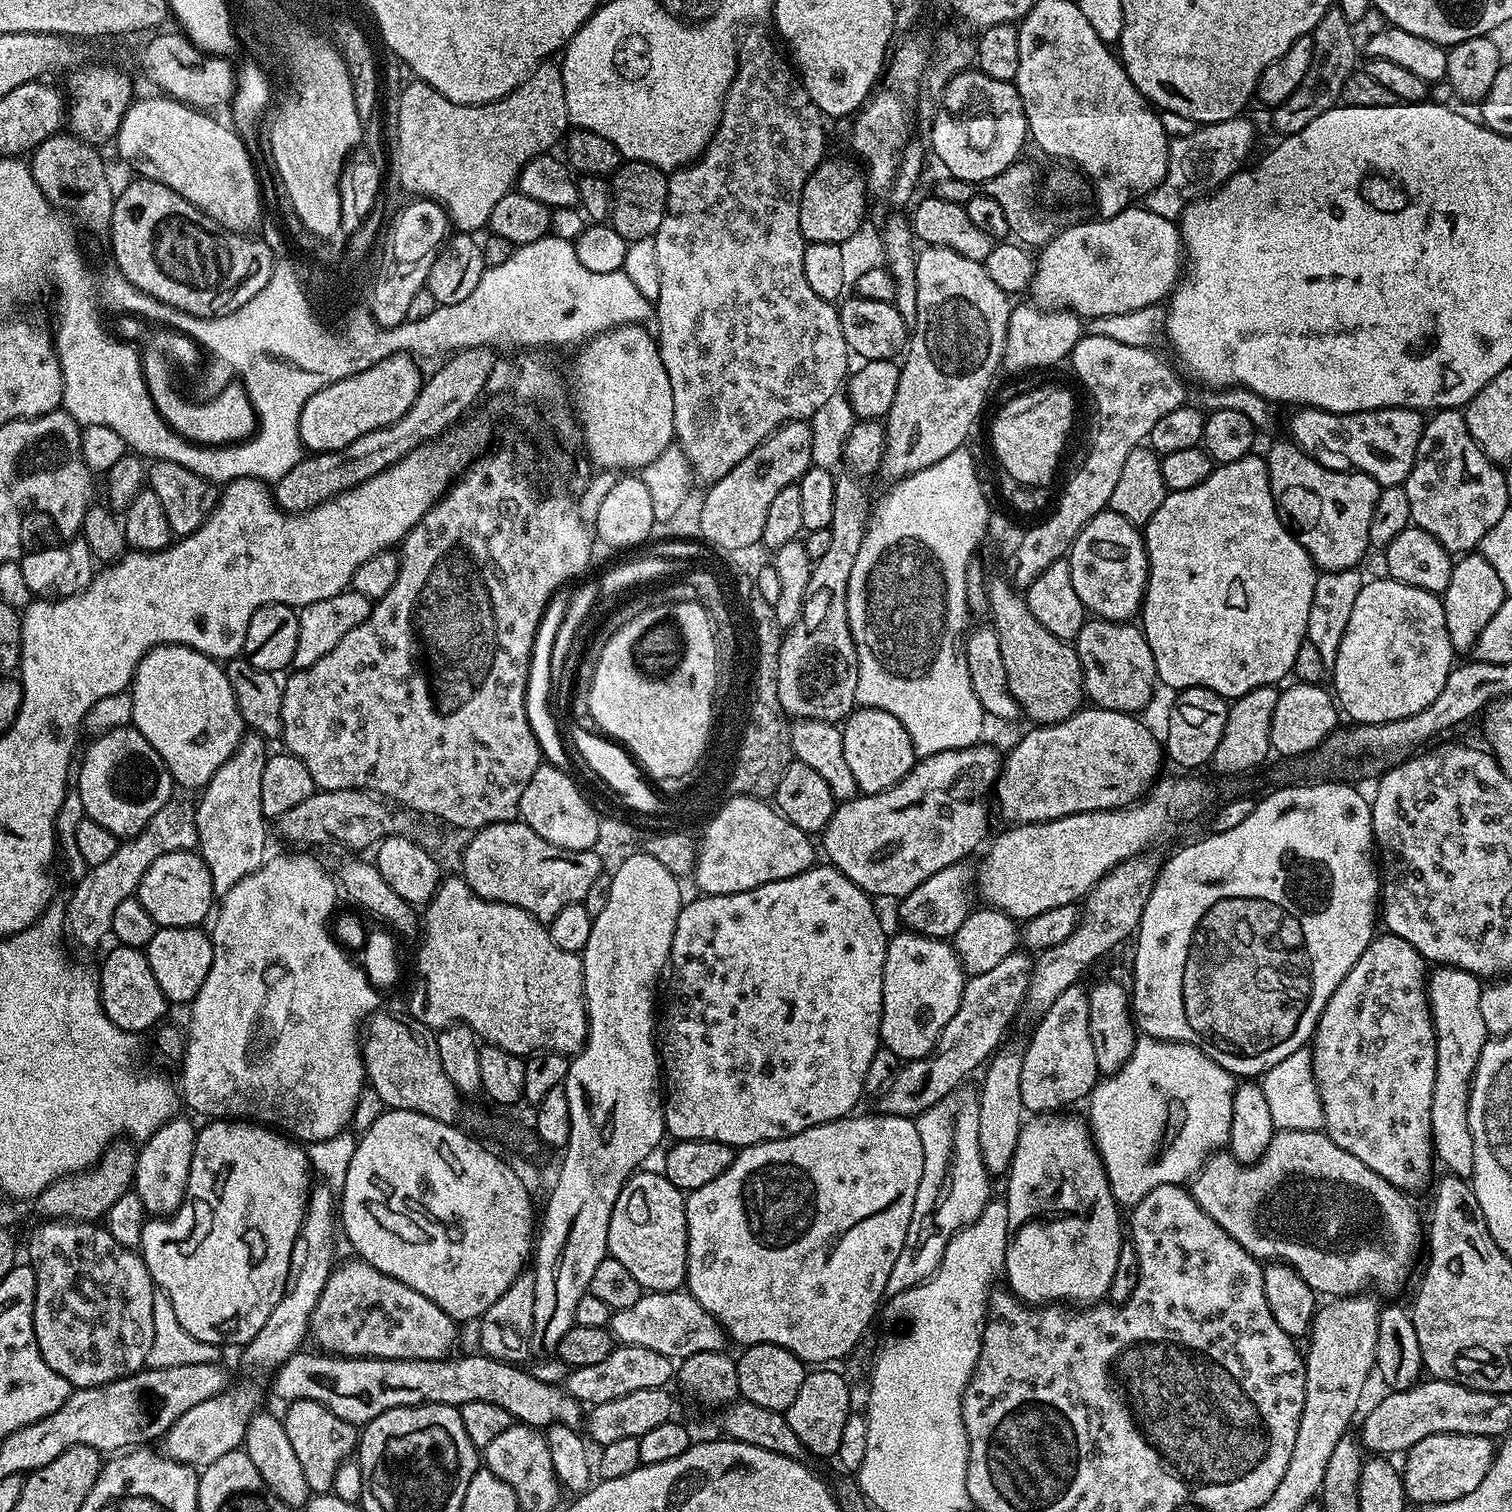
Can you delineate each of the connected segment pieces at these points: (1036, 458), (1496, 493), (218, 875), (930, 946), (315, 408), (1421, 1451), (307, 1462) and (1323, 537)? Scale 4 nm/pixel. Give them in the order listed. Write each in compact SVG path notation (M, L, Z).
M1036 388L1033 392L1024 392L1006 401L992 420L992 448L996 451L997 462L1004 467L1003 475L1018 478L1018 482L1035 488L1051 485L1051 480L1056 476L1056 467L1060 464L1060 455L1068 444L1075 416L1076 400L1064 388Z
M1440 410L1433 416L1436 417L1425 423L1422 438L1418 442L1418 454L1414 458L1414 466L1403 483L1406 498L1410 498L1412 524L1426 530L1426 534L1432 534L1434 538L1438 538L1440 545L1449 554L1468 554L1480 544L1484 535L1510 508L1504 469L1486 458L1478 442L1470 438L1470 430L1466 430L1463 411Z
M259 734L245 735L232 757L220 767L218 774L210 778L210 782L199 793L200 805L194 811L194 823L198 830L200 843L198 851L206 862L212 879L212 891L217 897L223 898L242 878L246 878L254 870L264 865L266 853L264 847L268 844L268 828L266 818L262 814L262 770L266 759L266 741Z
M900 930L897 936L893 935L888 941L886 962L882 974L882 1018L880 1019L881 1045L894 1054L898 1054L901 1062L917 1060L928 1056L932 1047L938 1042L946 1022L954 1018L958 1006L964 997L964 982L966 973L960 964L956 949L948 940L935 940L917 932Z
M395 355L370 364L369 368L360 368L306 398L306 406L302 406L298 418L297 432L301 445L309 453L342 450L342 446L350 446L350 442L362 438L362 434L398 422L398 418L410 410L422 383L420 368L416 365L419 363L410 355Z
M1434 1434L1422 1438L1422 1442L1408 1449L1403 1457L1402 1475L1404 1477L1404 1495L1417 1505L1454 1502L1462 1494L1470 1494L1486 1478L1486 1470L1496 1457L1497 1445L1493 1437L1474 1434Z
M294 1400L285 1408L288 1409L282 1412L282 1419L284 1422L284 1429L286 1430L286 1438L290 1438L290 1446L294 1449L294 1454L298 1458L298 1463L302 1466L302 1474L306 1478L306 1486L308 1487L309 1493L331 1493L334 1474L338 1470L338 1466L343 1460L349 1459L349 1457L357 1451L357 1425L351 1424L350 1422L342 1422L342 1418L338 1418L338 1414L330 1414L330 1410L326 1410L326 1406L322 1406L318 1402Z
M1284 438L1273 446L1269 452L1266 452L1266 459L1268 461L1268 477L1270 478L1270 490L1272 497L1276 503L1276 509L1280 515L1280 520L1288 527L1289 532L1295 536L1296 541L1304 547L1306 554L1310 554L1312 563L1316 565L1317 569L1326 572L1341 572L1347 568L1356 568L1359 565L1359 560L1363 558L1364 551L1369 551L1370 545L1368 542L1368 531L1370 530L1370 514L1374 514L1374 502L1378 502L1378 494L1380 493L1381 484L1374 478L1370 478L1361 472L1336 472L1333 468L1322 466L1314 458L1307 456L1298 445L1293 444L1291 439Z

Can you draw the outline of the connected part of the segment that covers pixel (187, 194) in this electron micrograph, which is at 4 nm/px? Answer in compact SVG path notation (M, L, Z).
M163 94L148 96L145 100L133 99L126 110L122 122L116 131L114 147L116 152L132 164L137 177L154 182L162 182L162 186L170 186L186 202L190 202L198 210L202 210L214 222L232 232L247 233L260 220L260 184L256 181L256 168L252 165L253 153L244 145L236 132L227 123L215 120L215 115L188 104L171 99Z

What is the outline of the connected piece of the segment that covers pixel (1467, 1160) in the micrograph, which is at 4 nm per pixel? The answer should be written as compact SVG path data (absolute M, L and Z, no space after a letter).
M1436 966L1427 981L1428 1005L1436 1035L1434 1098L1430 1102L1432 1150L1435 1159L1439 1163L1441 1160L1451 1175L1468 1178L1474 1166L1474 1142L1468 1125L1468 1086L1478 1066L1478 1054L1482 1054L1482 1046L1490 1038L1482 1018L1482 980L1461 968Z

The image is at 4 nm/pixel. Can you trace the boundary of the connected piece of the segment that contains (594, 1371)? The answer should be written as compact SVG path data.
M616 1346L602 1362L594 1362L594 1366L582 1366L569 1371L566 1379L568 1393L585 1406L610 1402L614 1398L622 1398L626 1394L634 1394L634 1390L654 1390L663 1388L674 1376L674 1362L666 1358L666 1354L658 1354L654 1350L646 1350L638 1346Z

